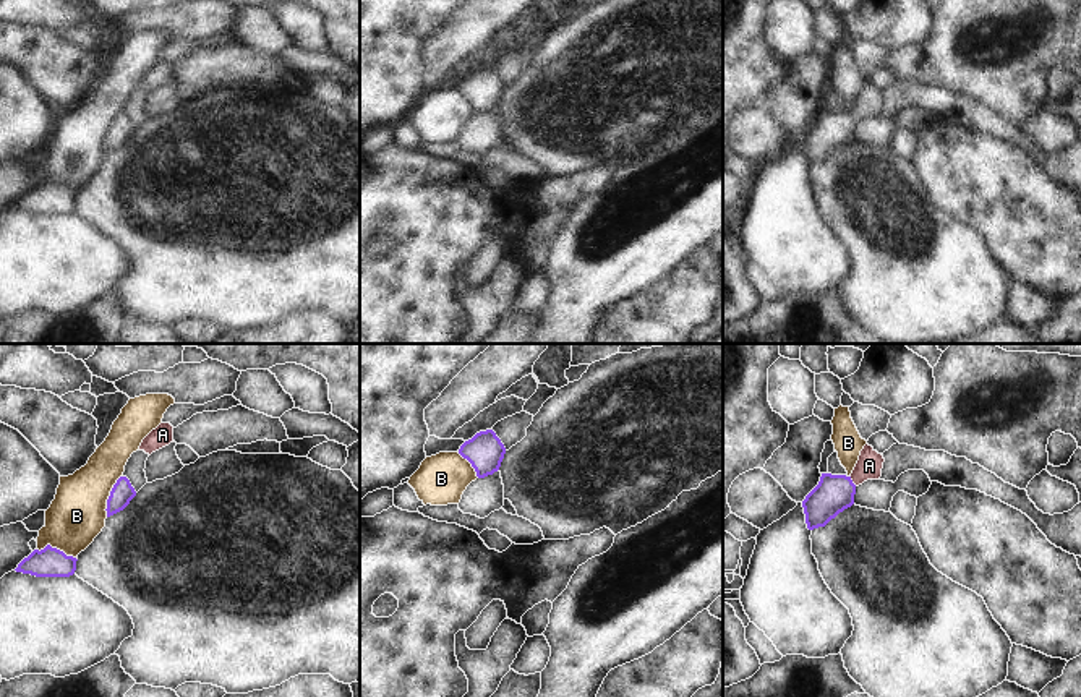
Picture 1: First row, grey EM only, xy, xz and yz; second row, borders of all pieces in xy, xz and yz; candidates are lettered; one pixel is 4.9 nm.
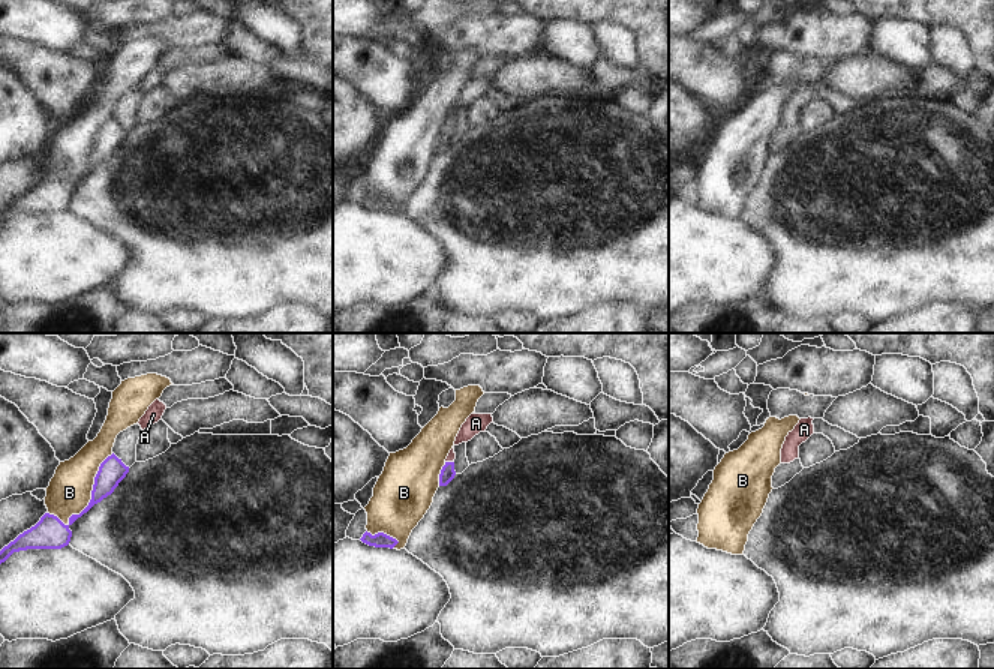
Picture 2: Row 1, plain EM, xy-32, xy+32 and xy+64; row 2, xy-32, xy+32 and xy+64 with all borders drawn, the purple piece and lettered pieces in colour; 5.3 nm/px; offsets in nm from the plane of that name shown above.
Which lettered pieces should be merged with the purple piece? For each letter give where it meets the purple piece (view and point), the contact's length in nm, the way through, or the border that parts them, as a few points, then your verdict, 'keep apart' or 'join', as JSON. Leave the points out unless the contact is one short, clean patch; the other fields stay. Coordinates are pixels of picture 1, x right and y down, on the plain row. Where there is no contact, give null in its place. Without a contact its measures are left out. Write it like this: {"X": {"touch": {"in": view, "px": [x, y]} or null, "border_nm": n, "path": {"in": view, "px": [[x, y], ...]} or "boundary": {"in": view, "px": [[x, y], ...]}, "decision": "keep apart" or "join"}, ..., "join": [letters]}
{"A": {"touch": {"in": "yz", "px": [851, 119]}, "border_nm": 60, "path": {"in": "yz", "px": [[833, 130], [851, 119], [869, 102]]}, "decision": "join"}, "B": {"touch": {"in": "xy", "px": [109, 133]}, "border_nm": 220, "decision": "keep apart"}, "join": ["A"]}

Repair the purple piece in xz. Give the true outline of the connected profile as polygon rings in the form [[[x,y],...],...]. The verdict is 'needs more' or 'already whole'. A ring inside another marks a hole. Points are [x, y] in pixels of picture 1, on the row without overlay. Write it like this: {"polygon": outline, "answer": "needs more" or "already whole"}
{"polygon": [[[486,66],[465,78],[459,91],[472,100],[478,115],[485,115],[499,107],[506,84],[493,66]]], "answer": "already whole"}

